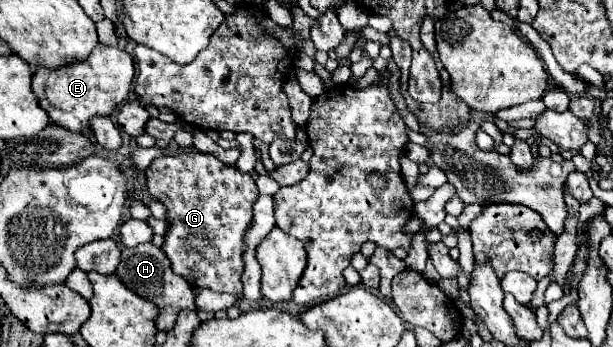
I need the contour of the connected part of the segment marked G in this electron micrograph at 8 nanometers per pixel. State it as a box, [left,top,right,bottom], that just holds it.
[148,154,258,298]

